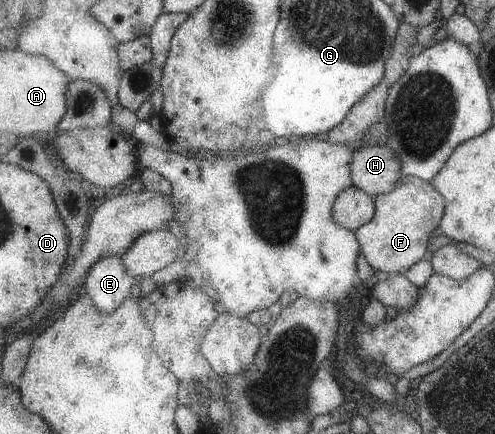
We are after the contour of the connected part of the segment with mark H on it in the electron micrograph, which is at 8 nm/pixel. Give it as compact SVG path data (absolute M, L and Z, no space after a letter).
M387 144L365 145L355 150L351 163L351 176L353 184L363 189L367 194L376 198L378 195L393 192L396 189L397 181L403 176L401 165L396 154Z

